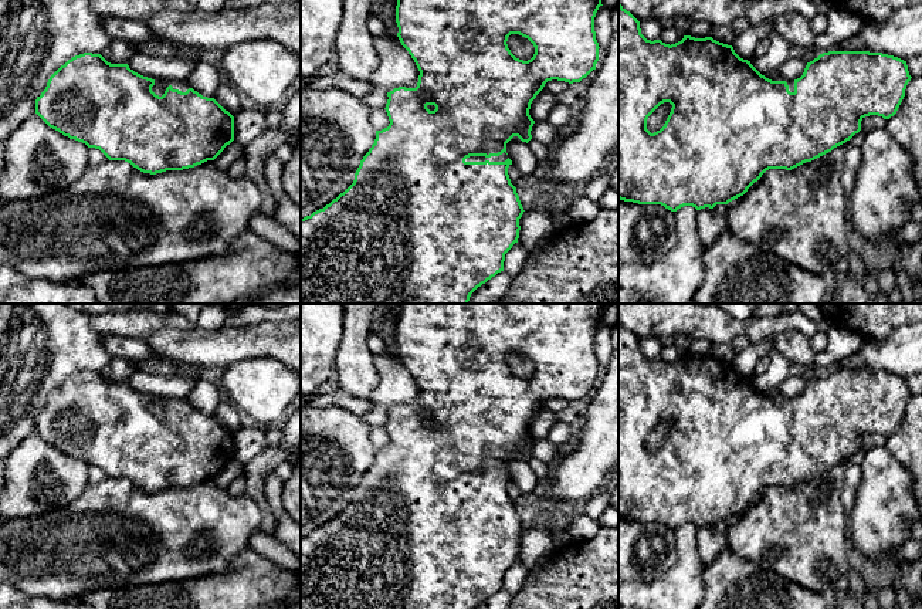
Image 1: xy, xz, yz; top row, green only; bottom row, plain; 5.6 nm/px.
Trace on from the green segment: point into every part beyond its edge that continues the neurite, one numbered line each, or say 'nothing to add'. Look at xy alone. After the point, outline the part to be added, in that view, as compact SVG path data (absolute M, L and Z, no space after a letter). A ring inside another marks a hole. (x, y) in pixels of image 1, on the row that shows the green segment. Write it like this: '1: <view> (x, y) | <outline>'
1: xy (160, 85) | M155 79L155 85L152 87L152 91L162 97L166 91L166 88L172 85L173 89L179 89L182 92L186 92L190 85L187 81L177 81L177 79Z

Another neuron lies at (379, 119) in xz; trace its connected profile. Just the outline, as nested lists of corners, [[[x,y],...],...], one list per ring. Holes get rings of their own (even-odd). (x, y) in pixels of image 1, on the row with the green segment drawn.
[[[370,108],[369,119],[376,131],[382,131],[390,124],[384,108]]]

